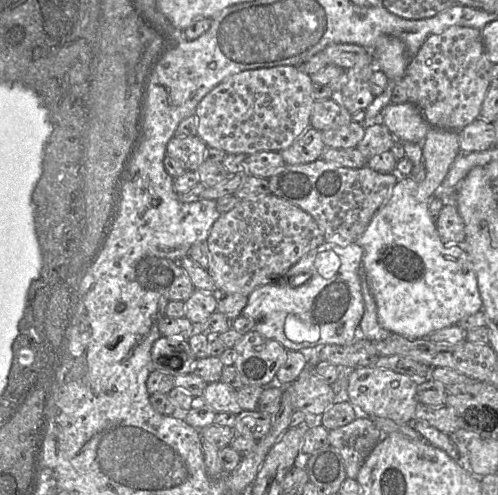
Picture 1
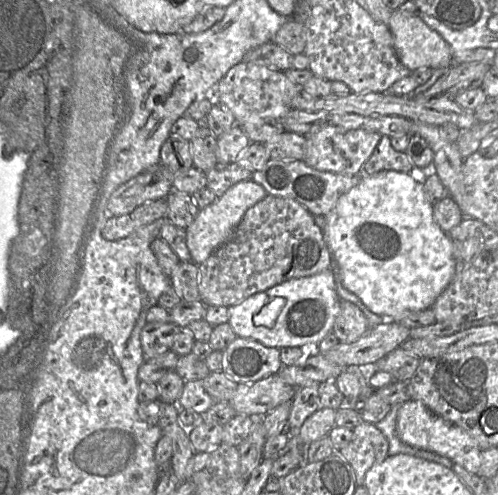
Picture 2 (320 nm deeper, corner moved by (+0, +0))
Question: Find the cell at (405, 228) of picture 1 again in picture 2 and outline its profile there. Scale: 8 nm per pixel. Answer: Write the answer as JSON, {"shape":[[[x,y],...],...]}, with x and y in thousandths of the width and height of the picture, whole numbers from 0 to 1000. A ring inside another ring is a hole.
{"shape":[[[775,343],[749,354],[731,354],[715,376],[679,402],[673,420],[653,436],[653,444],[655,455],[649,467],[651,485],[681,537],[687,576],[717,596],[751,634],[791,646],[811,632],[861,624],[912,558],[914,527],[910,493],[898,471],[886,463],[871,440],[869,414],[859,404],[851,374],[831,364],[821,349]]]}

